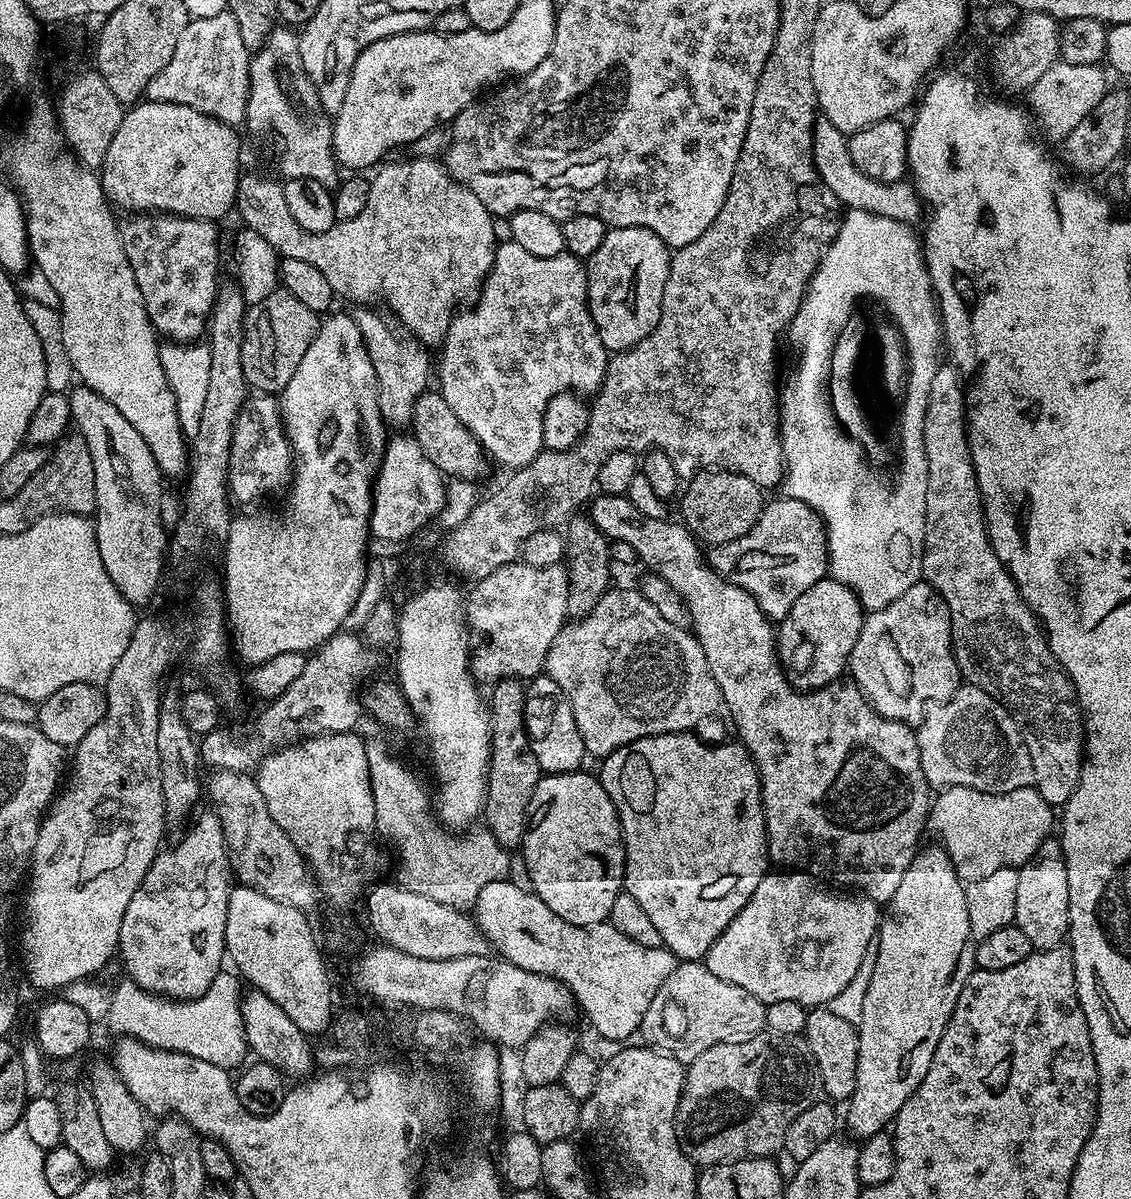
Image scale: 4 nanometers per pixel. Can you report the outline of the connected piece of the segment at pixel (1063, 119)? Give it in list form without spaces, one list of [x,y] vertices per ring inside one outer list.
[[[1057,60],[1054,66],[1050,66],[1050,70],[1046,70],[1046,74],[1042,74],[1042,78],[1038,78],[1038,82],[1034,82],[1032,88],[1027,89],[1027,107],[1035,123],[1039,126],[1041,124],[1048,132],[1060,132],[1059,134],[1067,134],[1071,128],[1078,126],[1078,122],[1092,115],[1094,106],[1098,106],[1104,93],[1109,91],[1110,83],[1108,84],[1103,71],[1105,69],[1100,64],[1078,66]]]

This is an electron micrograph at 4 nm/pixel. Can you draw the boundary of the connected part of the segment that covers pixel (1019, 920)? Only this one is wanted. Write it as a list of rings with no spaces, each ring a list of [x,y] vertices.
[[[1059,839],[1043,840],[1038,850],[1018,868],[1018,894],[1014,906],[1014,923],[1037,952],[1054,950],[1065,943],[1070,918],[1070,886],[1066,878],[1066,862]]]

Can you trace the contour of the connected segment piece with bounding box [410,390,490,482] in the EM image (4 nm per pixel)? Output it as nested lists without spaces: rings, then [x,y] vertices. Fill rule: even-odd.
[[[439,390],[423,392],[418,402],[414,402],[410,432],[415,436],[418,446],[422,446],[426,458],[430,458],[430,462],[434,462],[434,466],[438,466],[445,477],[480,482],[487,474],[490,460],[484,448],[478,438],[474,438],[474,434],[470,434],[470,430],[458,422],[458,414],[450,410],[446,398],[442,398]]]

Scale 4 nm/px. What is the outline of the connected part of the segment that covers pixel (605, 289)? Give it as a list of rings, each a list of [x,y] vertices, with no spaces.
[[[609,228],[606,238],[602,238],[602,246],[598,246],[598,250],[587,257],[590,318],[598,330],[598,338],[602,338],[609,353],[615,354],[632,348],[652,333],[654,326],[658,326],[662,290],[666,290],[671,261],[668,245],[662,242],[662,238],[658,238],[658,234],[645,228]]]

